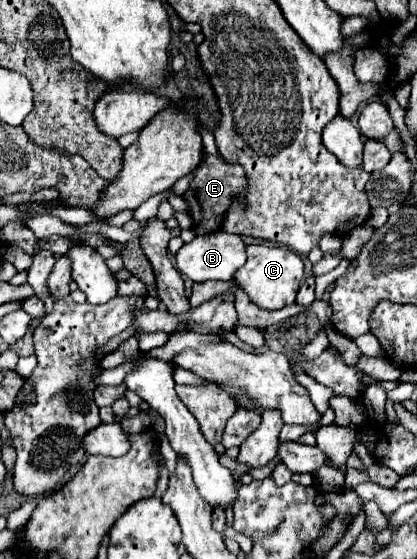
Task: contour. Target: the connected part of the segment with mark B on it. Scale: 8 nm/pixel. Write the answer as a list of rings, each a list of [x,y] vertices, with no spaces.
[[[224,230],[214,232],[214,234],[206,234],[206,236],[196,236],[192,242],[184,244],[180,248],[180,252],[176,254],[176,266],[178,270],[188,276],[192,282],[208,282],[208,280],[232,280],[234,272],[246,264],[246,244],[242,242],[240,236],[228,234]]]

